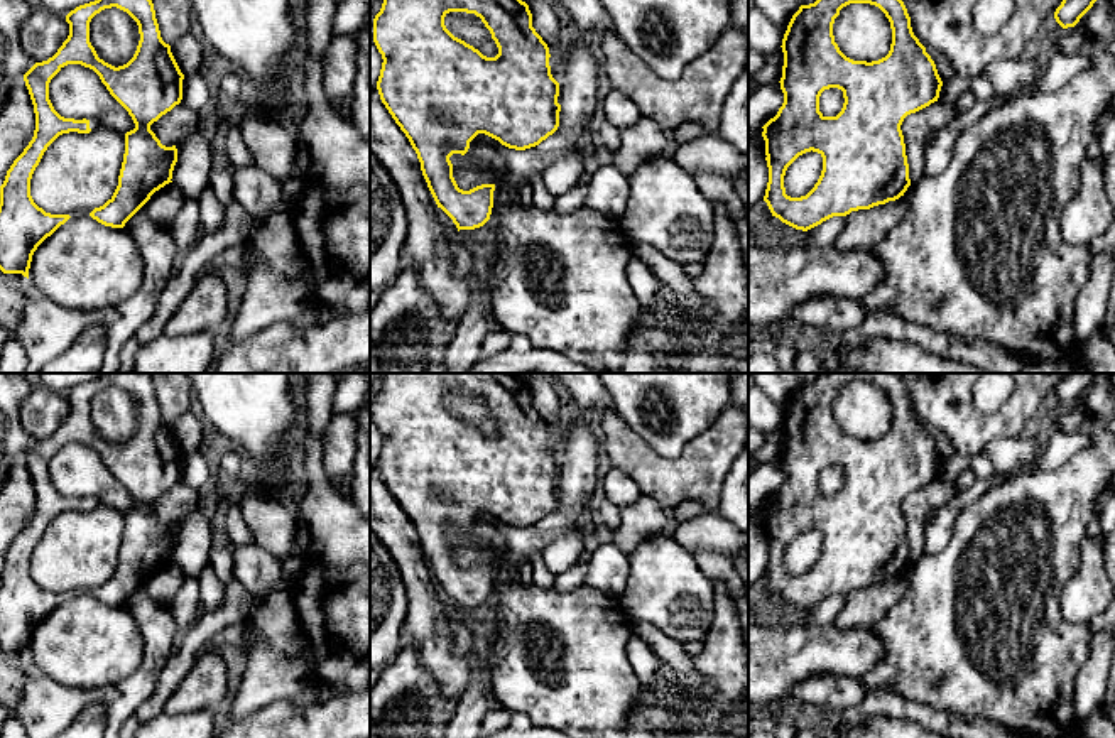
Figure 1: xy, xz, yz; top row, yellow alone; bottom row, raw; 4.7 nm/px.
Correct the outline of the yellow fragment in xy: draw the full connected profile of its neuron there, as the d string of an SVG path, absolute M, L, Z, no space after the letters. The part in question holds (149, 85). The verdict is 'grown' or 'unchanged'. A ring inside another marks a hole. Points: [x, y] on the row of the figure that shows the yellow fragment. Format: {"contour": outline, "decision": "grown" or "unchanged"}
{"contour": "M95 0L76 7L66 15L69 35L47 61L35 62L25 74L24 81L29 90L34 113L34 137L24 152L14 160L7 171L5 181L0 186L0 270L3 274L22 274L29 279L32 255L37 247L51 236L69 214L51 214L39 208L30 196L30 179L39 166L47 147L63 133L78 132L90 133L90 120L74 120L61 117L49 100L51 79L68 64L81 64L93 69L110 95L128 111L135 128L125 133L125 154L118 176L118 186L113 196L100 208L95 208L90 216L98 223L112 228L123 228L125 223L150 199L150 196L172 182L172 171L177 162L176 145L166 147L150 130L150 125L162 115L171 111L182 100L182 79L171 46L160 37L159 24L152 0ZM117 7L127 12L139 25L140 41L133 57L123 66L112 66L98 57L90 42L90 22L105 8Z", "decision": "unchanged"}

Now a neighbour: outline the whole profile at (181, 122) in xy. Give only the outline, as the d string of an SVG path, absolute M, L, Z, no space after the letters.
M179 103L157 122L154 122L150 130L155 133L162 145L172 147L182 138L198 132L199 123L199 115Z

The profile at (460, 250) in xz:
M456 231L446 233L446 243L453 257L453 274L460 279L466 279L471 272L471 252L475 247L461 240Z

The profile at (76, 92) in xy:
M81 64L61 68L49 83L49 100L64 118L93 118L122 133L135 128L128 111L110 95L100 76Z

